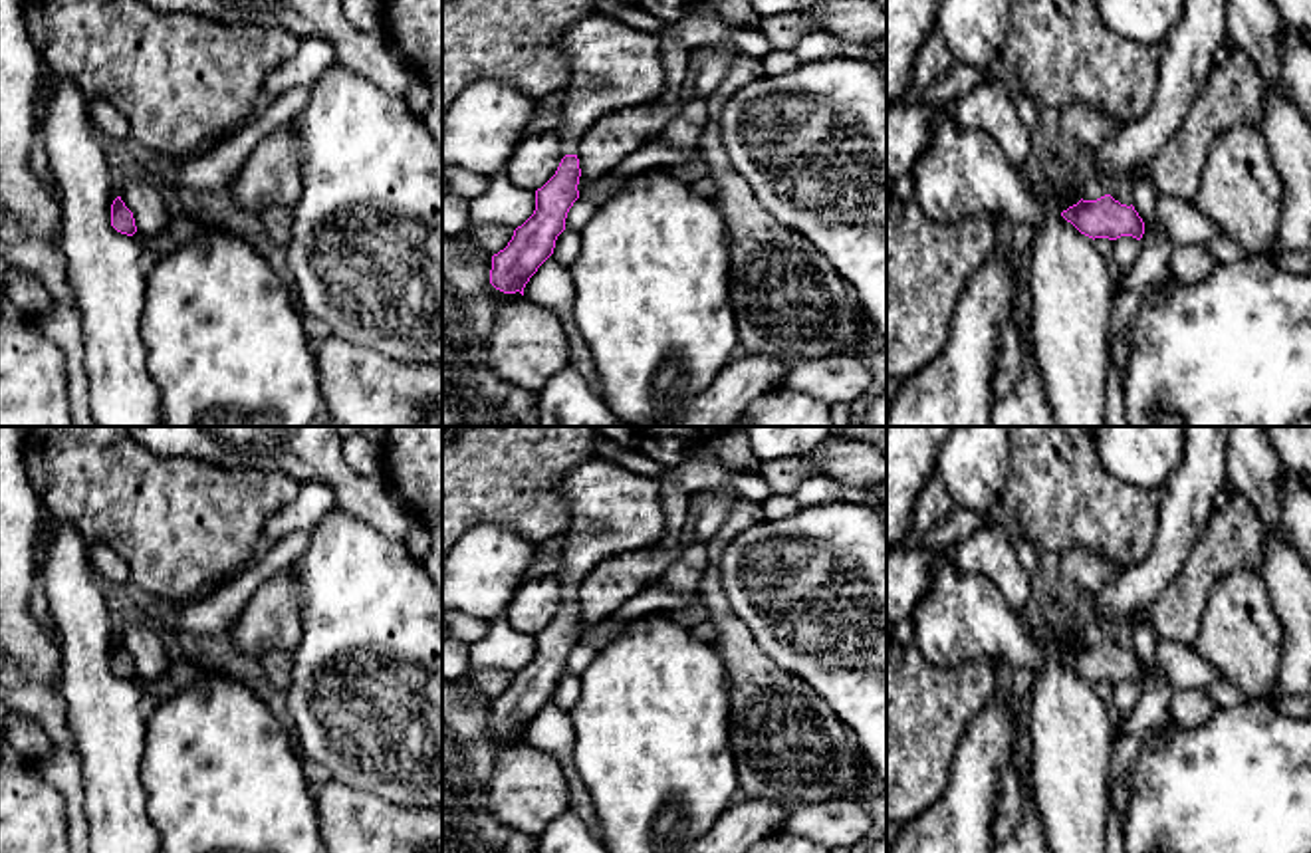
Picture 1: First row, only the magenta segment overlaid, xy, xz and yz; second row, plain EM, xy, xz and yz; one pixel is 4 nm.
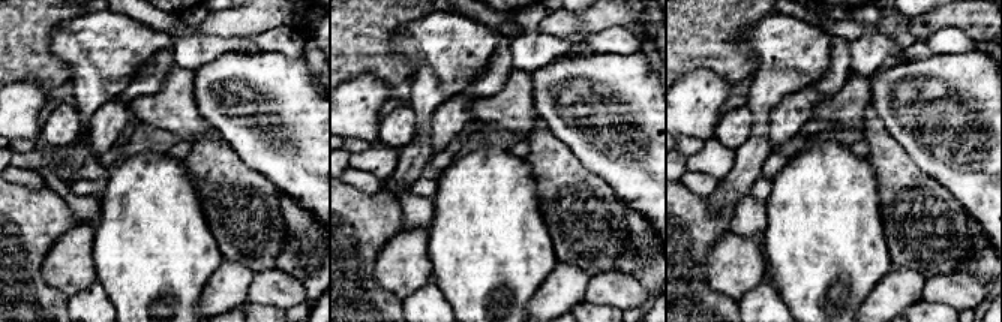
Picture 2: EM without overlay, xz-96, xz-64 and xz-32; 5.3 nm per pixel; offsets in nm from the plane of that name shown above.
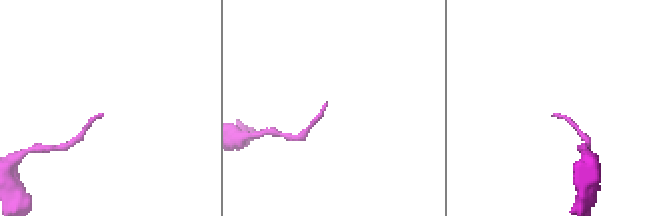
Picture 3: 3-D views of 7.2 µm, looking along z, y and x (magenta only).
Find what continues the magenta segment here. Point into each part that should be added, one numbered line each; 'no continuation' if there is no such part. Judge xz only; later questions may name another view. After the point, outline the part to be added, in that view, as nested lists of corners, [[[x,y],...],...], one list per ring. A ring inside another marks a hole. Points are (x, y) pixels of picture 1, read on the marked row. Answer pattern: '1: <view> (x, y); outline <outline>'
1: xz (615, 66); outline [[[607,14],[573,22],[561,36],[571,61],[561,123],[553,129],[565,155],[575,155],[585,131],[605,113],[651,105],[664,91],[662,38]]]

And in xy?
no continuation

